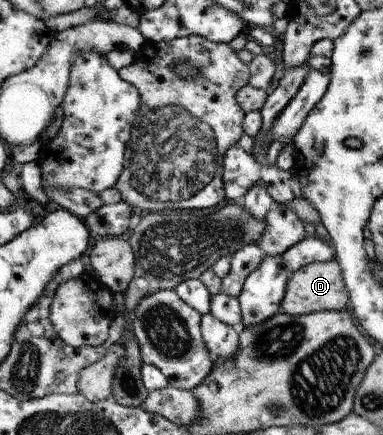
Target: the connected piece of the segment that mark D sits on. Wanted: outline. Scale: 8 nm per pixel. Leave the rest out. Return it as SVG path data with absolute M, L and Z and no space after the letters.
M330 259L330 261L314 261L291 273L287 279L281 306L286 314L298 316L316 311L340 311L349 308L349 299L340 264L336 259Z

